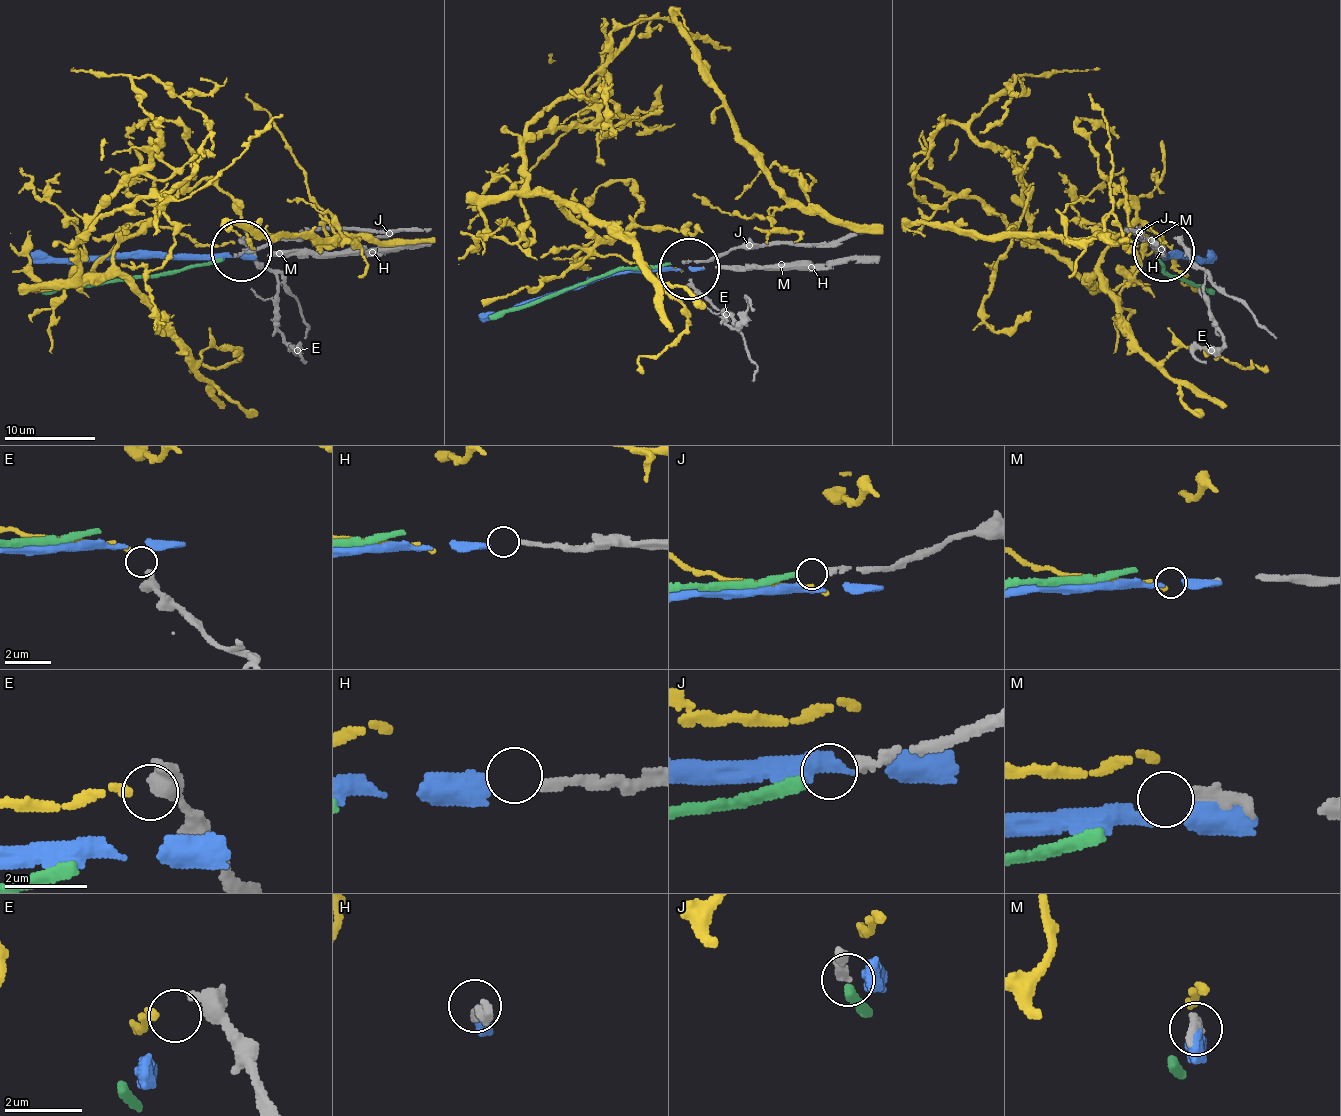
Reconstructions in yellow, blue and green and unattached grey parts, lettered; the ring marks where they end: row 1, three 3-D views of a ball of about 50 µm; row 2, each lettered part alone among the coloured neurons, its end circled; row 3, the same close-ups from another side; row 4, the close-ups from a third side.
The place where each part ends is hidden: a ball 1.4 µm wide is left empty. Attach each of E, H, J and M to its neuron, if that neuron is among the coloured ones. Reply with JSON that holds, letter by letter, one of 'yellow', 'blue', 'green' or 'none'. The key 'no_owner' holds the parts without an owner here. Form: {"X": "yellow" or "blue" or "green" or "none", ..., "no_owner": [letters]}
{"E": "yellow", "H": "blue", "J": "green", "M": "none", "no_owner": ["M"]}

